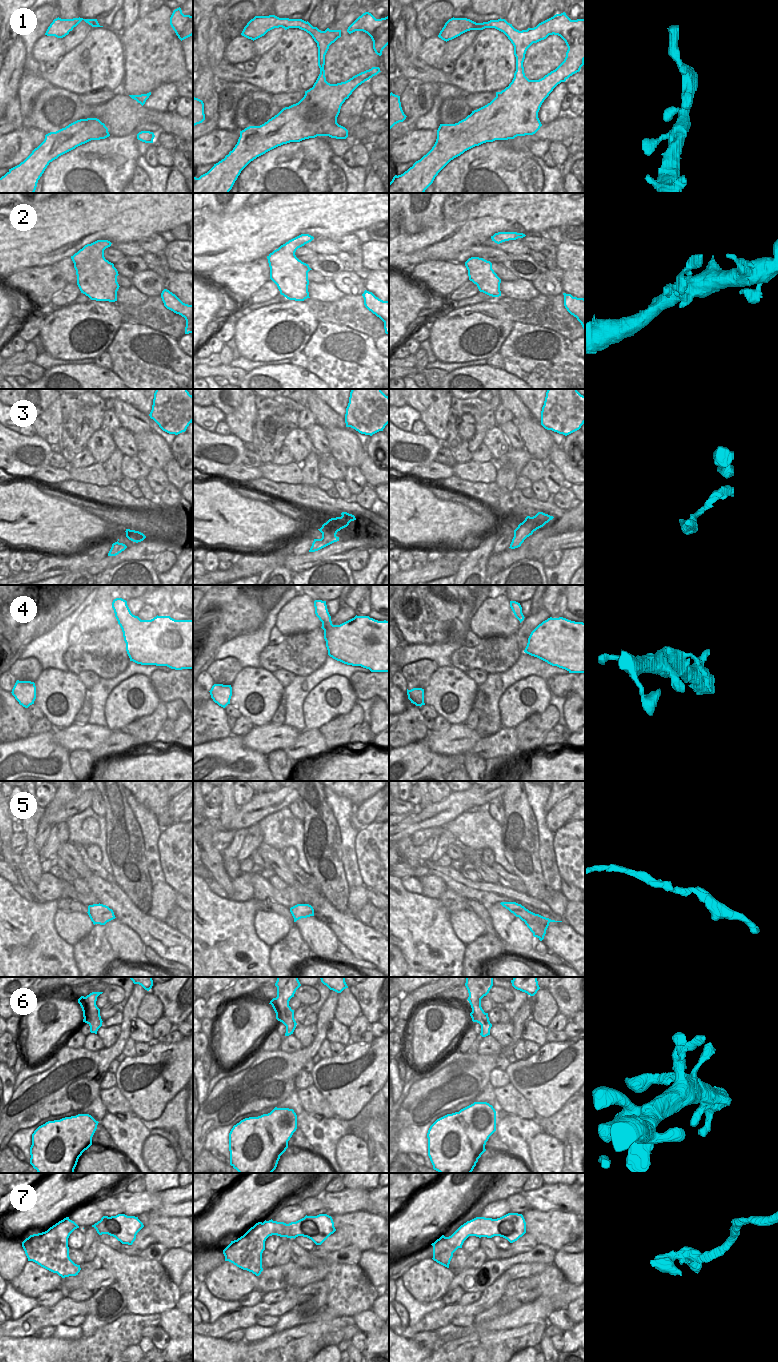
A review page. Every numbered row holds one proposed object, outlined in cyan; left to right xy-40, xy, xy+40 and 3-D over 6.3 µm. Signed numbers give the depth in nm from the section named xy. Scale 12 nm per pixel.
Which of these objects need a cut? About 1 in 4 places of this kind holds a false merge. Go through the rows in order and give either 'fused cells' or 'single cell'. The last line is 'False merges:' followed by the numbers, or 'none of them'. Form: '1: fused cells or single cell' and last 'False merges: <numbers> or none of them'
1: single cell
2: single cell
3: single cell
4: single cell
5: single cell
6: single cell
7: single cell
False merges: none of them

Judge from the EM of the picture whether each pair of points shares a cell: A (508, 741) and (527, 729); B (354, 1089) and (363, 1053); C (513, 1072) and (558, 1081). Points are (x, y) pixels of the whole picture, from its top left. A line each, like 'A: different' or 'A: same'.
A: different
B: same
C: same

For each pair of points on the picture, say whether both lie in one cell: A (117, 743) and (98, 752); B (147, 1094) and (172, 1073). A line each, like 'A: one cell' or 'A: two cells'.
A: one cell
B: one cell

